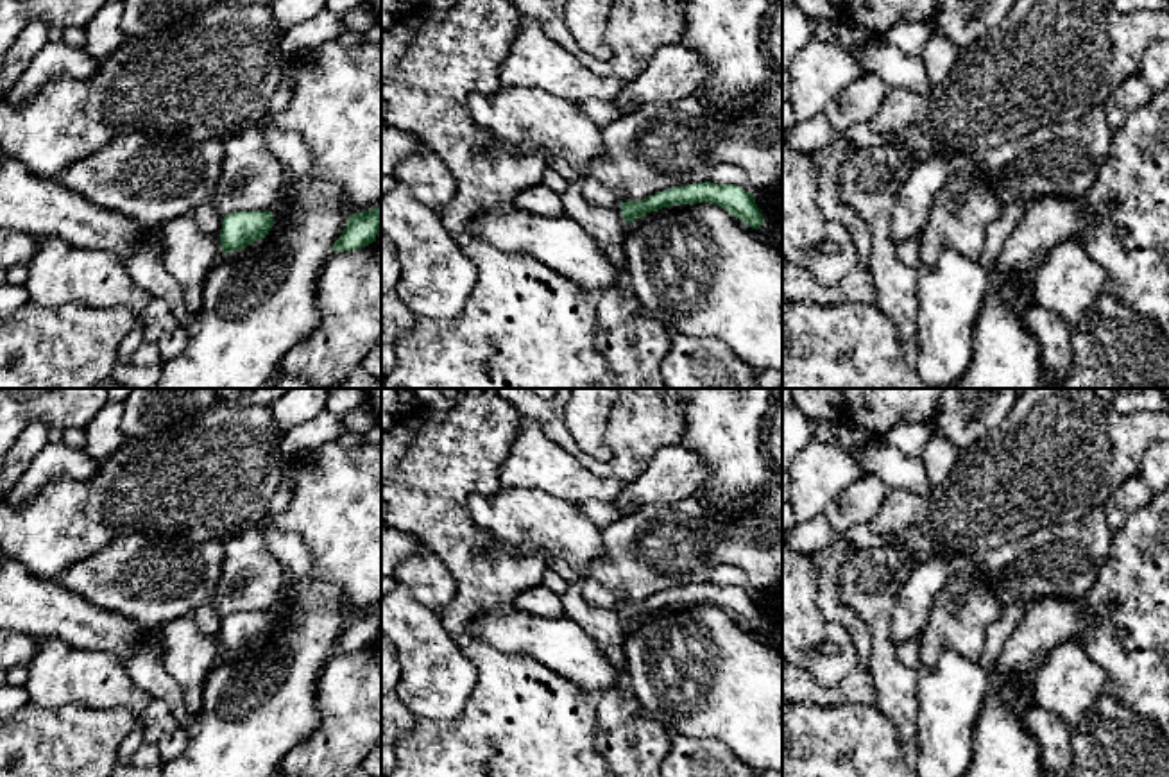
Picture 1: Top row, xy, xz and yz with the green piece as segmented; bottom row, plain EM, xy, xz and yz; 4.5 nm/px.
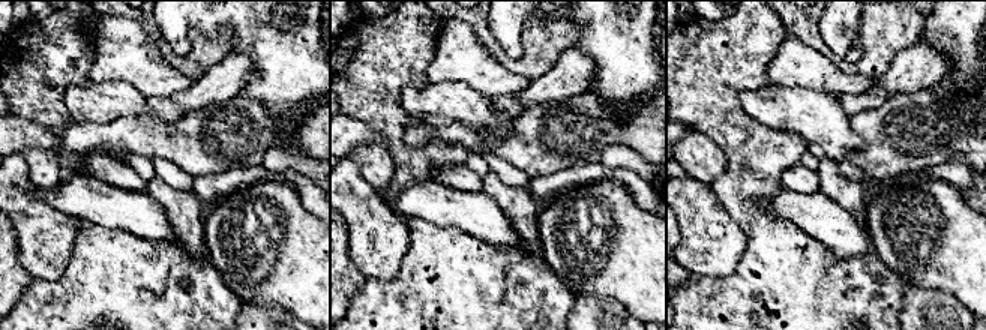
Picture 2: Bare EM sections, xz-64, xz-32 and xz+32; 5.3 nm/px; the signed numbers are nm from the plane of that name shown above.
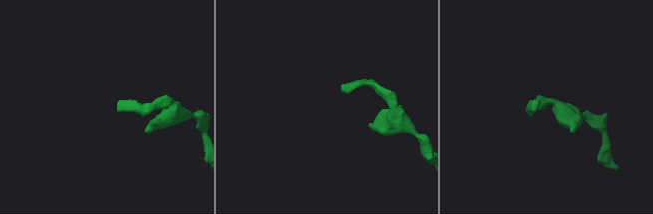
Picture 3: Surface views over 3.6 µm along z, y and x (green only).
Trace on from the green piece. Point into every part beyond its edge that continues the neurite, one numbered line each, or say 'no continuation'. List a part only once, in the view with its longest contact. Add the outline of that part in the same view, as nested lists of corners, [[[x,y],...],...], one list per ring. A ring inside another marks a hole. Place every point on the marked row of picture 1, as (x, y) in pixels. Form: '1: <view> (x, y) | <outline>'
no continuation

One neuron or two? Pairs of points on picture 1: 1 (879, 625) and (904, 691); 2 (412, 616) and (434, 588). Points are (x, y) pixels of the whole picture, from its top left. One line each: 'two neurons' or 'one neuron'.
1: one neuron
2: two neurons

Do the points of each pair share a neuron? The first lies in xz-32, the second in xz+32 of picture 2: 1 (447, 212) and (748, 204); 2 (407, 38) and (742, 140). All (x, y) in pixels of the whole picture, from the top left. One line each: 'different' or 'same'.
1: different
2: same

